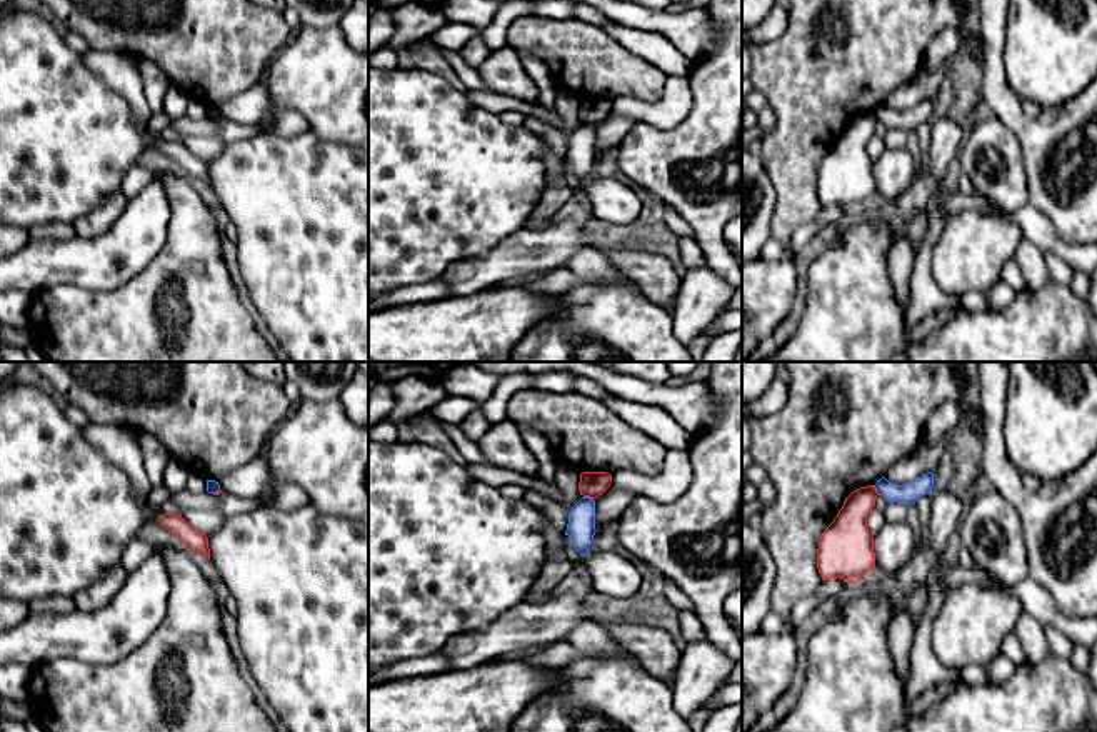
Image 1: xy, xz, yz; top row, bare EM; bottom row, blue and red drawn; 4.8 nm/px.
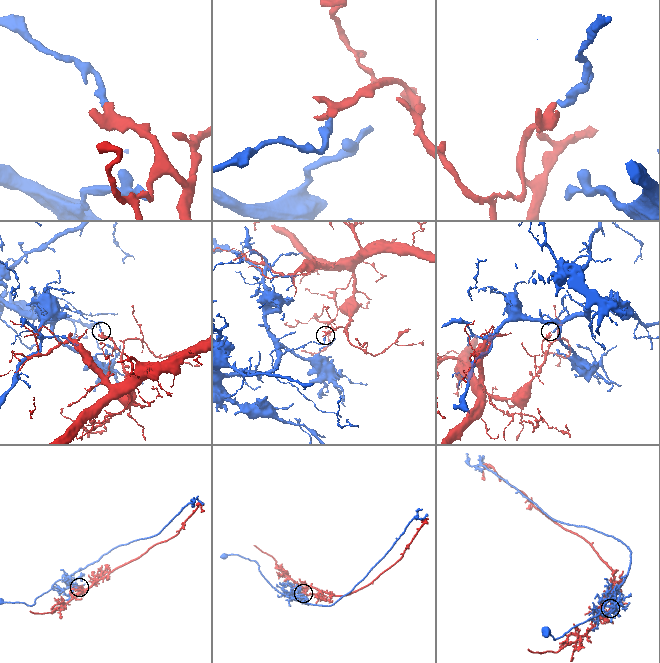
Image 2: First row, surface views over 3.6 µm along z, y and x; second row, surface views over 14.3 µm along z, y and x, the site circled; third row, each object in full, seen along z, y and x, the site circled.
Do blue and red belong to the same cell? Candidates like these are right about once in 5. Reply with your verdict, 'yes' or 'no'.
no

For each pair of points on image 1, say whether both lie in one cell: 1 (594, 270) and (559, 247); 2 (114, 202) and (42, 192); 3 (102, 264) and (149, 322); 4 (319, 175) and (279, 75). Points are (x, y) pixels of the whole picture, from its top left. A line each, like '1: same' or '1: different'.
1: different
2: different
3: different
4: different

